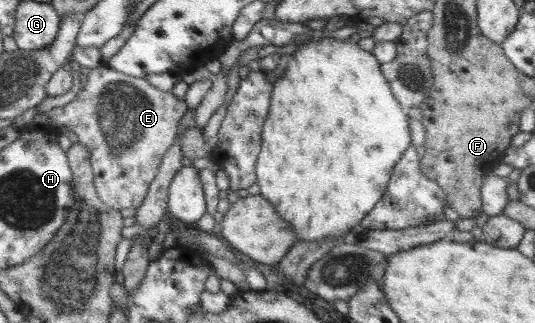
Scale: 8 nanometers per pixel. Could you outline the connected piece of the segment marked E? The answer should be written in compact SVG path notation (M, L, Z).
M102 63L98 67L91 68L87 74L87 82L71 102L63 107L50 109L47 117L51 123L50 127L57 128L59 125L65 125L78 135L78 143L81 143L90 153L93 183L99 199L105 205L121 210L127 207L138 208L143 203L150 183L157 175L163 155L175 143L179 121L187 111L189 111L188 105L172 92L155 88L145 78L117 73L115 69Z

